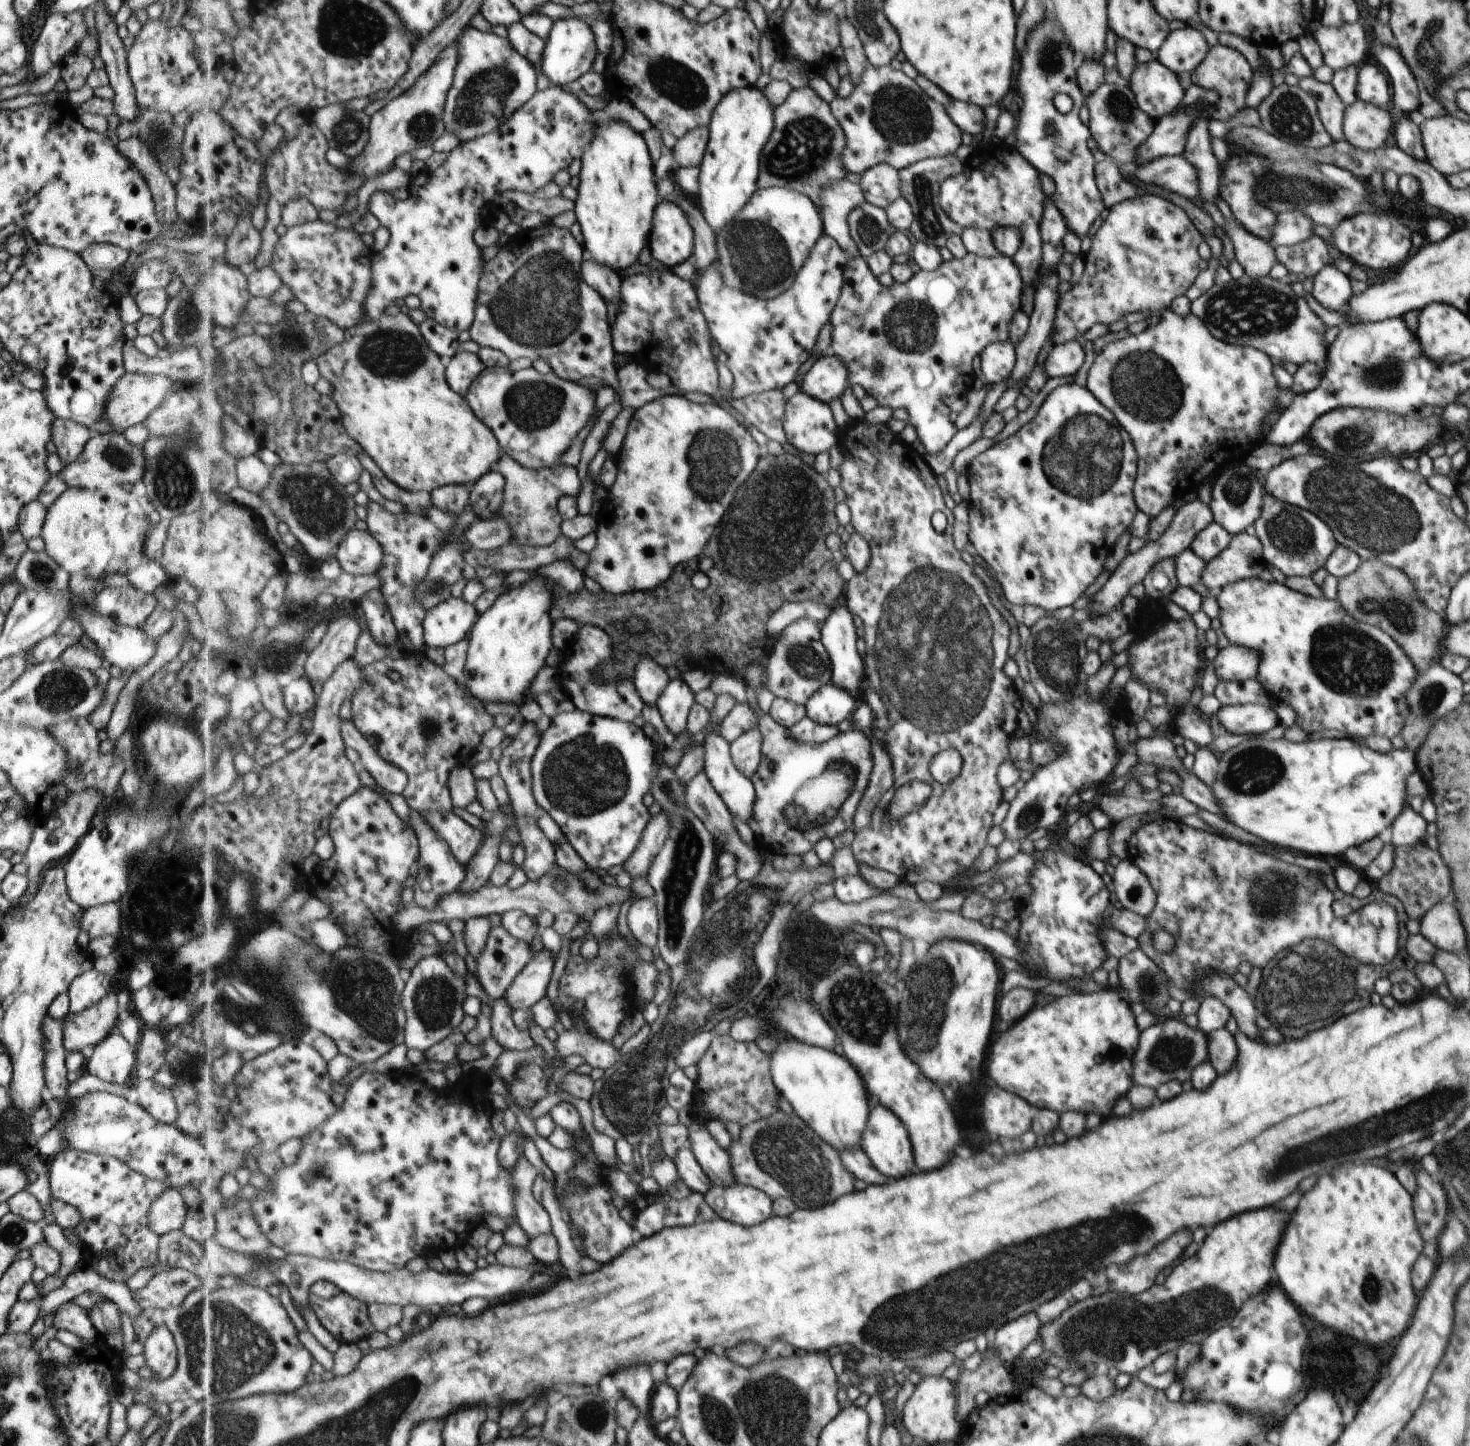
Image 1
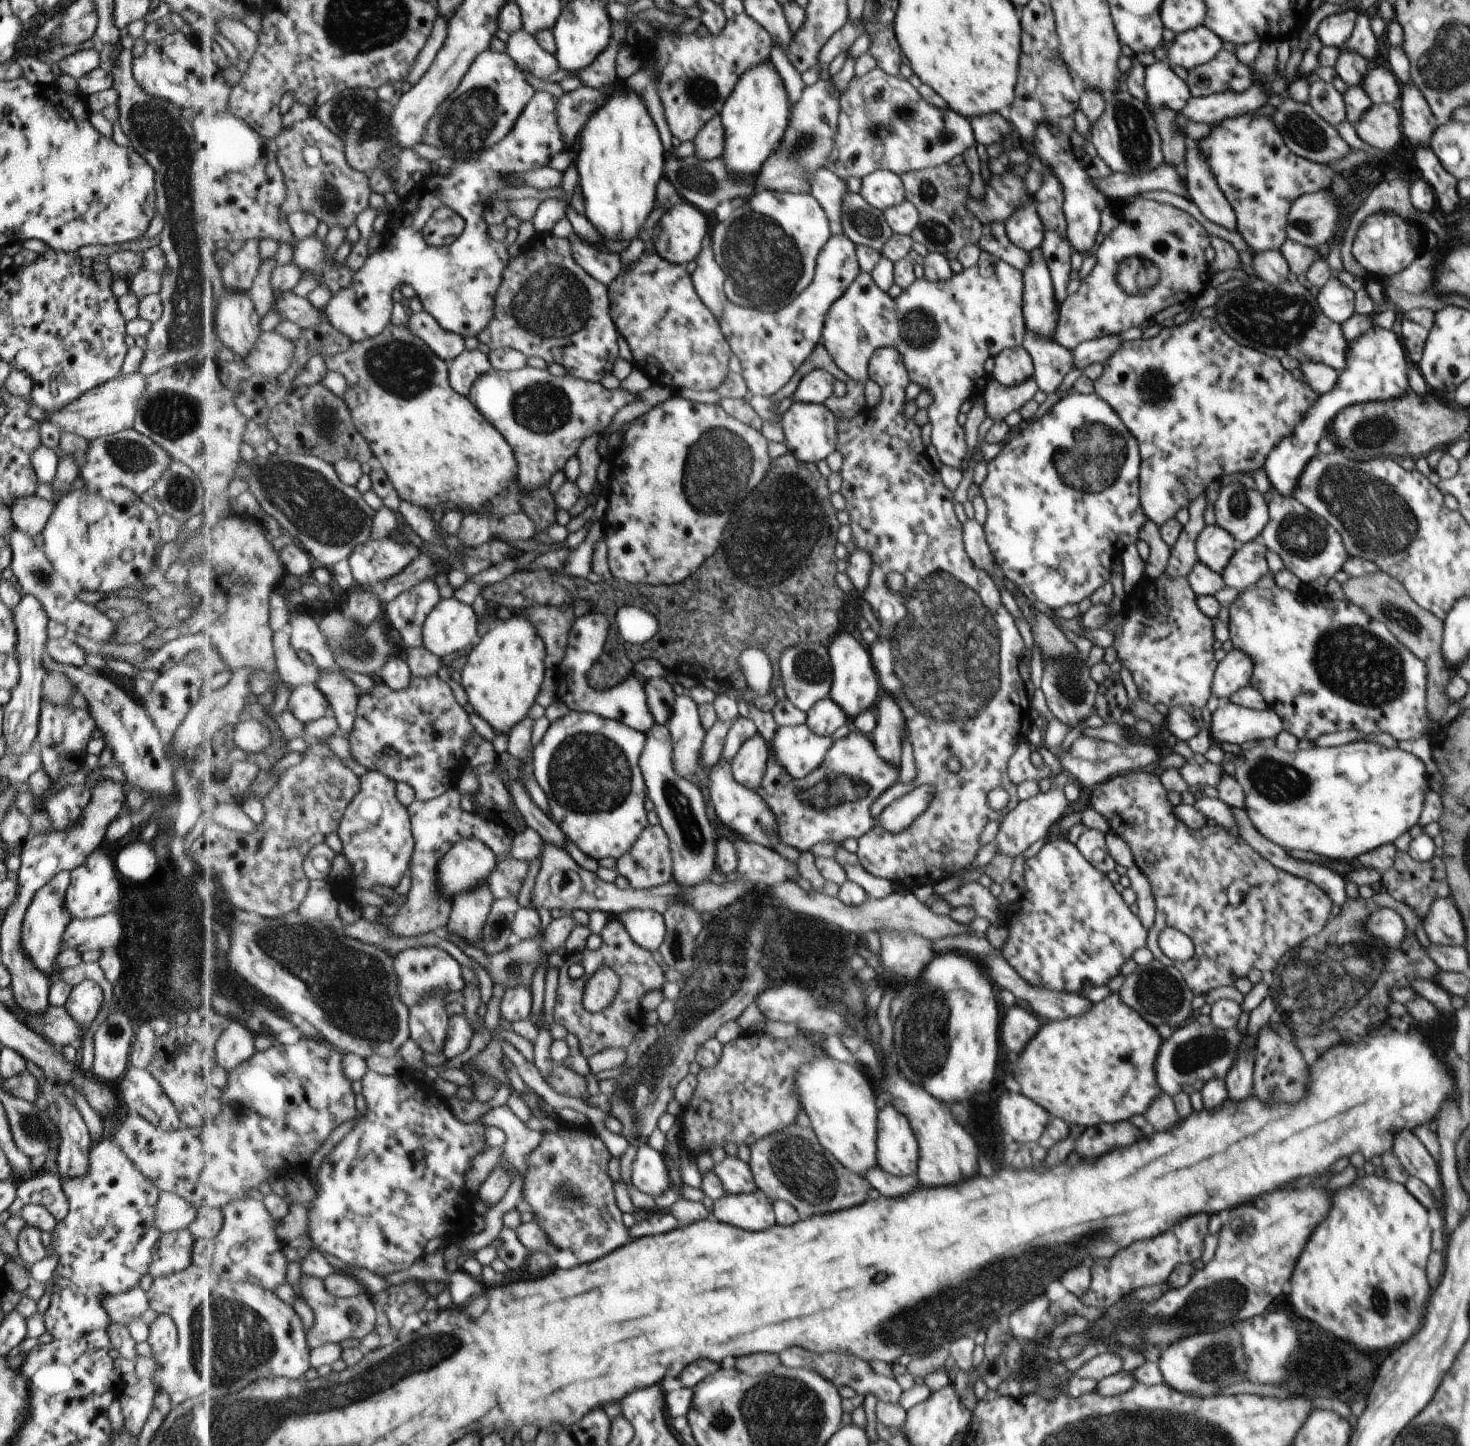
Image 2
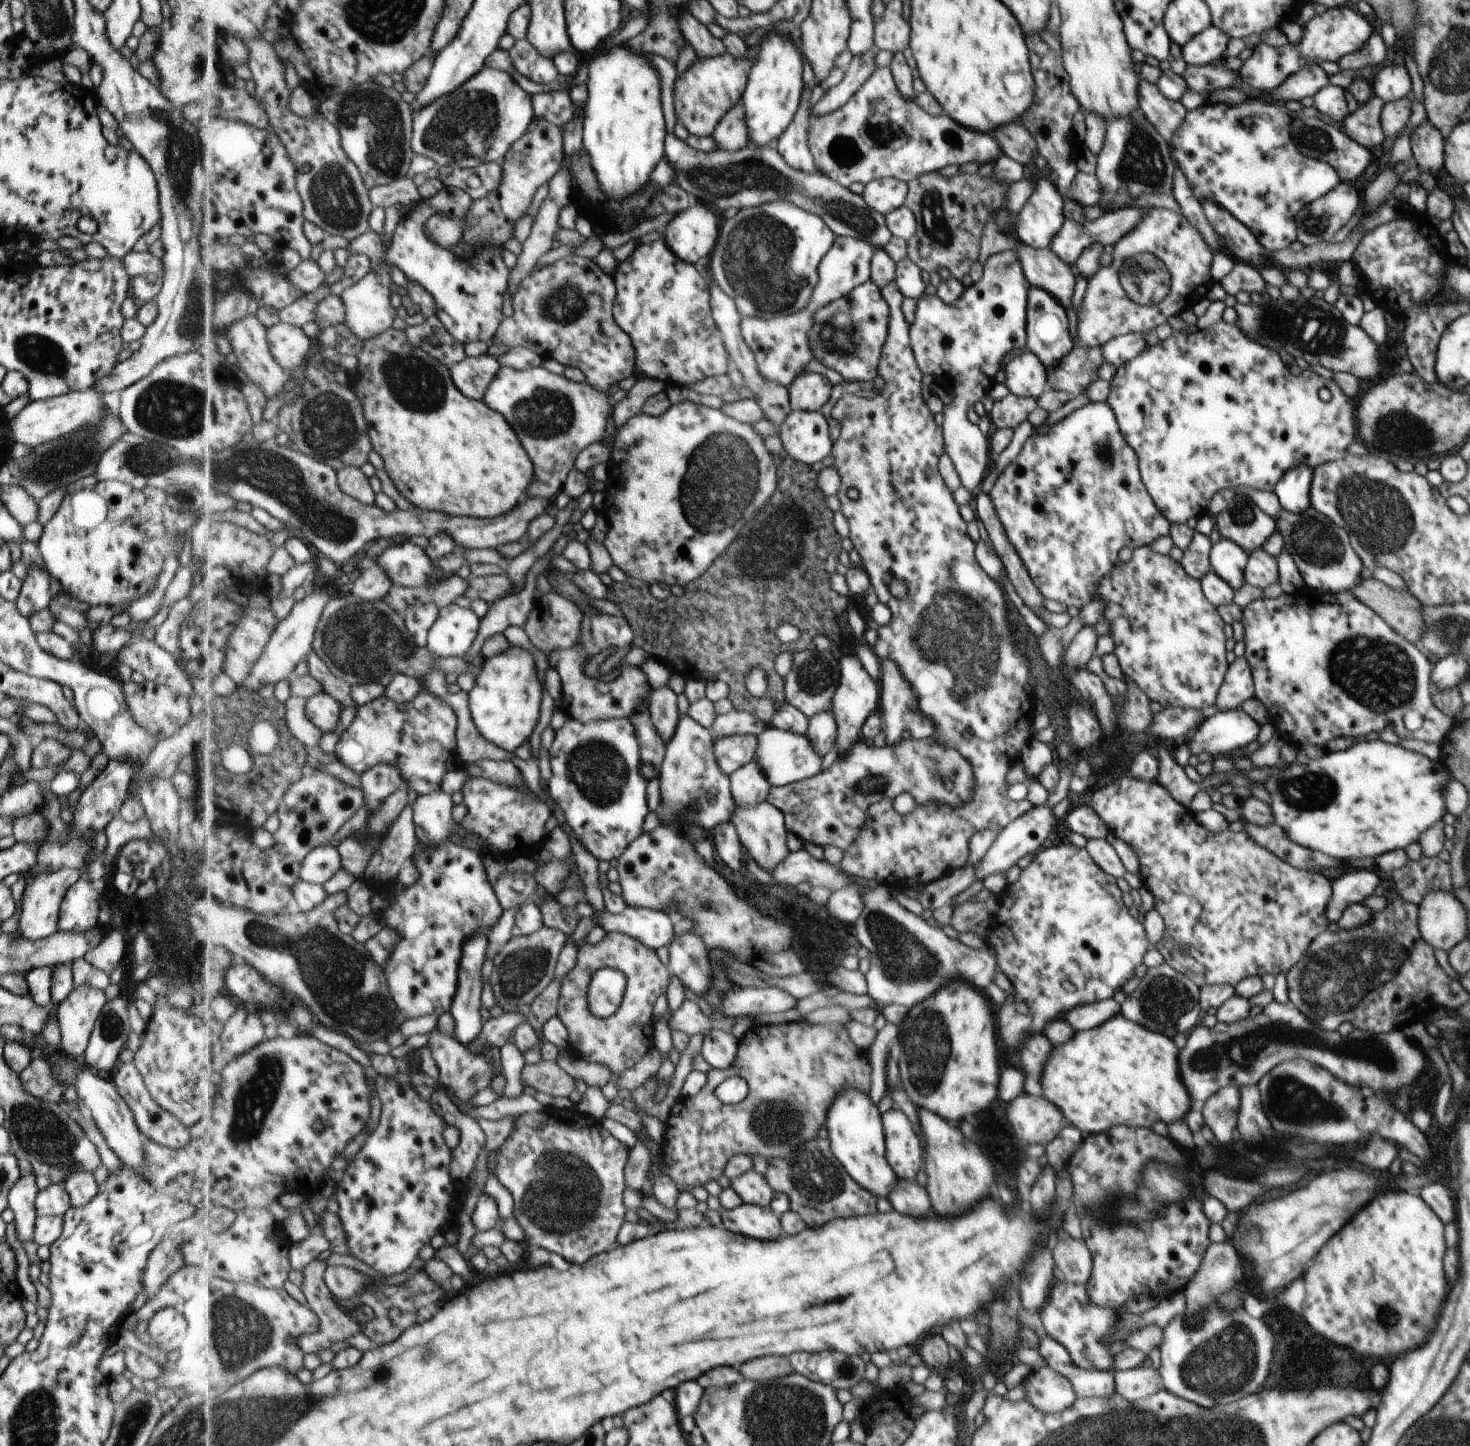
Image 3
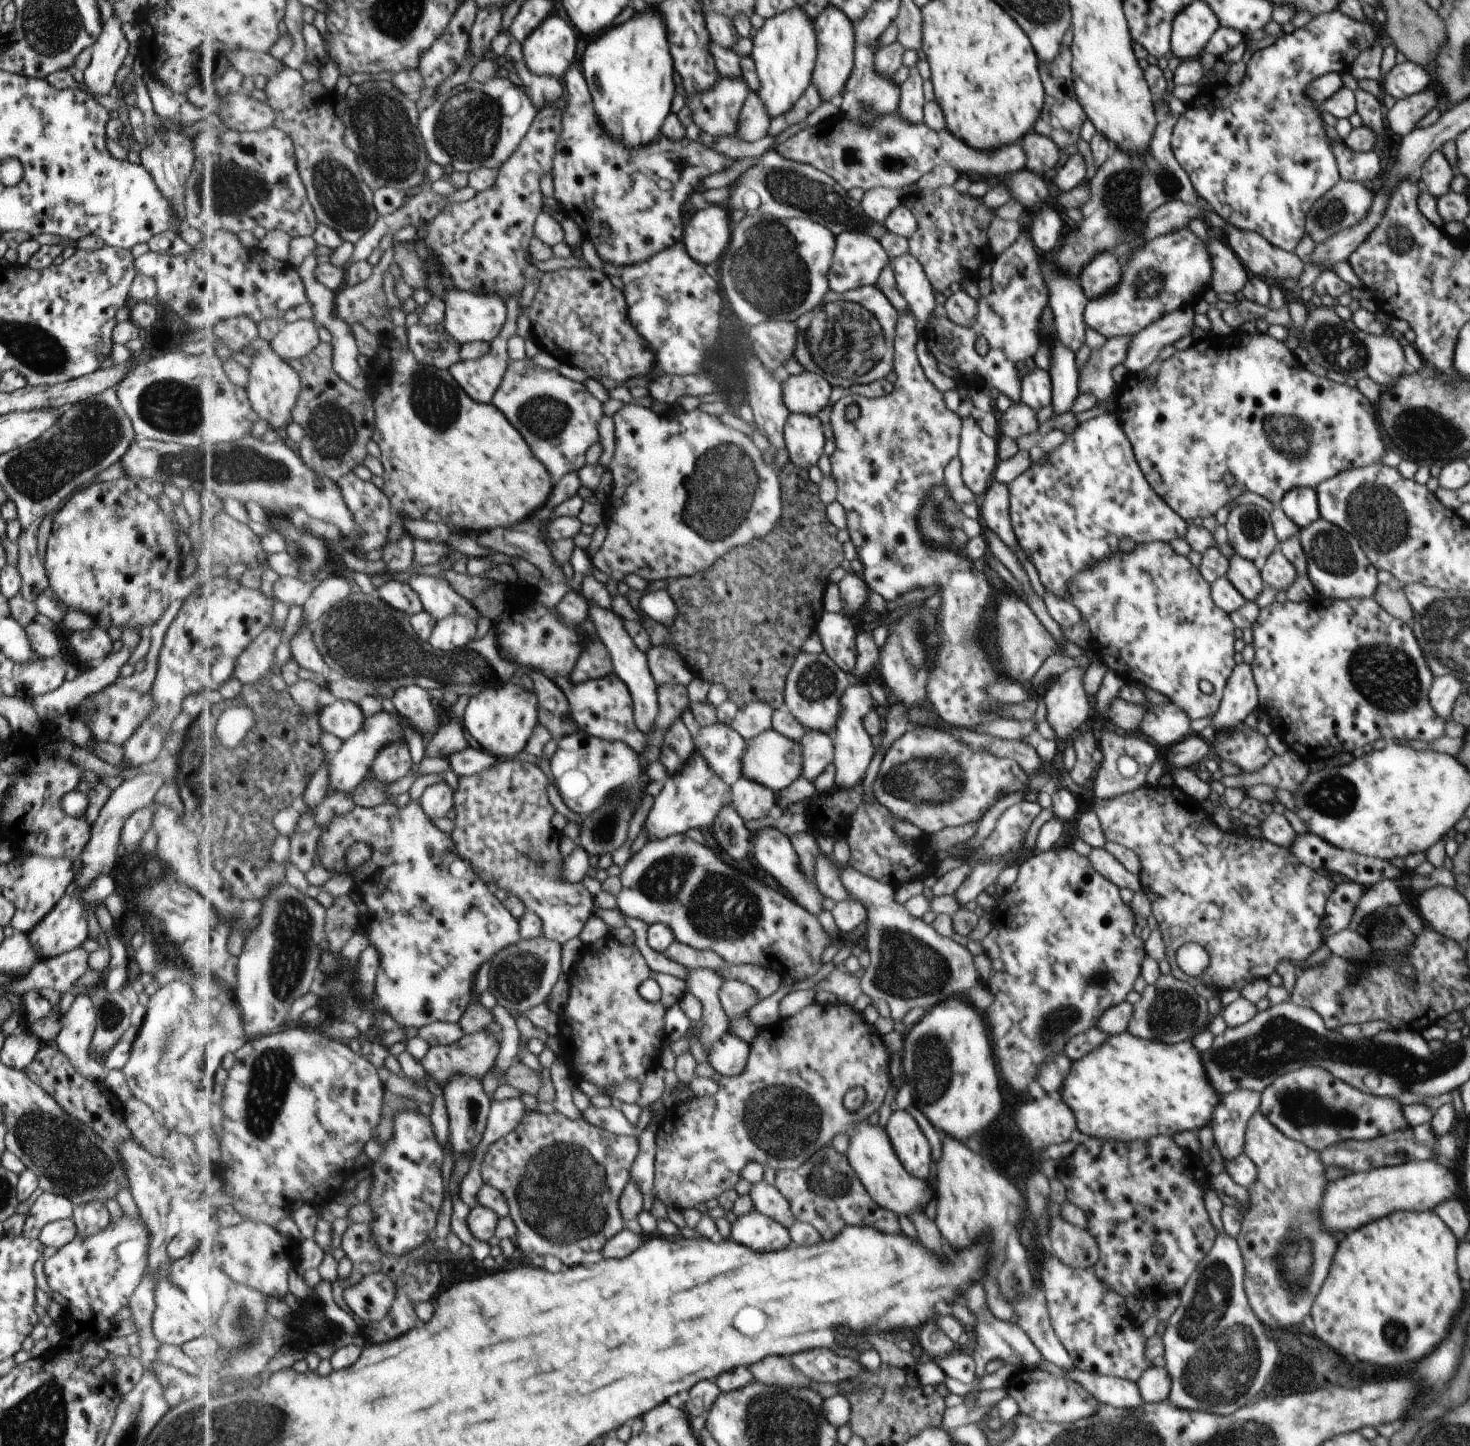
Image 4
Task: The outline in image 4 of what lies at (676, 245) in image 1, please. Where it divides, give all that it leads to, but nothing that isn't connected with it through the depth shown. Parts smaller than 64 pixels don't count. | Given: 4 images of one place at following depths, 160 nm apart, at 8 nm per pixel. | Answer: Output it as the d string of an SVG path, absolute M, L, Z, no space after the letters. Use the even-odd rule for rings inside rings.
M712 204L689 216L684 233L689 254L699 264L719 262L732 239L732 226L729 212L720 204Z

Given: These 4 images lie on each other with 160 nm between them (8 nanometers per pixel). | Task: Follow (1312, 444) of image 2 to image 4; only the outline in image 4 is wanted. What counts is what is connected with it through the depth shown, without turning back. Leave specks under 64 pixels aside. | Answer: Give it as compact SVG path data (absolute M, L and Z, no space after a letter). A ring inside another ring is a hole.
M1303 487L1291 489L1285 497L1278 502L1285 516L1298 526L1299 529L1309 526L1318 520L1318 497L1313 488Z

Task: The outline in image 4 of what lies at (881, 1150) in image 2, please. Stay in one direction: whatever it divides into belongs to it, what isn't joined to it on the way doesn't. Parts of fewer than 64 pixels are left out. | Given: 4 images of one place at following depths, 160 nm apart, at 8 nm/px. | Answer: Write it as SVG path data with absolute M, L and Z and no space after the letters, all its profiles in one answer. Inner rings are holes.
M891 1111L885 1131L894 1153L906 1171L915 1175L915 1178L927 1179L931 1164L929 1144L909 1112Z

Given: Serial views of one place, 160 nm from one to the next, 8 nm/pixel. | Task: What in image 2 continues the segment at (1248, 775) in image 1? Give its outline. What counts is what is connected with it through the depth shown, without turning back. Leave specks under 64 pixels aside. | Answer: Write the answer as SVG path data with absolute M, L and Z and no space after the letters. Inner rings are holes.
M1358 741L1347 743L1336 747L1313 747L1306 750L1297 750L1293 752L1284 751L1277 745L1263 746L1258 742L1257 746L1250 750L1241 750L1241 754L1235 756L1232 762L1235 770L1234 779L1238 782L1241 790L1244 792L1244 808L1248 814L1249 820L1252 822L1253 828L1264 836L1267 840L1271 840L1273 844L1285 848L1285 850L1309 850L1316 855L1325 856L1325 858L1349 860L1350 858L1358 858L1360 854L1375 850L1380 846L1391 844L1394 840L1401 836L1404 832L1417 824L1417 818L1421 814L1421 806L1423 806L1423 796L1427 792L1427 774L1425 767L1414 754L1395 748L1387 748L1373 741Z

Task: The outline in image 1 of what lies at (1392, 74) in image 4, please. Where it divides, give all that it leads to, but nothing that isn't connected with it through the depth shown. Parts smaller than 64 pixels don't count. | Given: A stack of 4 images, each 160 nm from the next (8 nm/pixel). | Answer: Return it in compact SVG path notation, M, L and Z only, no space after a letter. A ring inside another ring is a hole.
M1361 64L1356 77L1357 99L1375 106L1384 106L1389 102L1389 88L1385 76L1375 68Z

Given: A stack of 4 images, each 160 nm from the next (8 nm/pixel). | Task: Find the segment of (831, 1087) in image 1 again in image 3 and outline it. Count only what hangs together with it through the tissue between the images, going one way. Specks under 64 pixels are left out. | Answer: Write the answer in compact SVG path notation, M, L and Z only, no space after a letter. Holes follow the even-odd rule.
M851 1086L839 1092L839 1097L835 1098L833 1106L827 1112L826 1129L831 1150L849 1172L849 1176L863 1188L867 1188L871 1194L887 1199L899 1179L886 1162L885 1132L881 1130L881 1122L879 1112L868 1093Z

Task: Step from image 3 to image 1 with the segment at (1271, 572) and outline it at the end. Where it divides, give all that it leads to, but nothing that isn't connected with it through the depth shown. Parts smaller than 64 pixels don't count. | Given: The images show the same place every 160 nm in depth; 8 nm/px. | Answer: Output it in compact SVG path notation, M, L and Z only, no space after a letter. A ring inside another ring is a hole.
M1243 531L1230 535L1227 548L1205 563L1201 582L1215 598L1225 585L1259 576L1265 570L1266 564L1262 555L1262 544L1257 537Z

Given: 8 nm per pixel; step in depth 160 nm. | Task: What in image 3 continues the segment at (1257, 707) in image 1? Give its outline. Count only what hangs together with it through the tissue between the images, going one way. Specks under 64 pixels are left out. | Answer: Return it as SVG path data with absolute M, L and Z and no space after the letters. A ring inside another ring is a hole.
M1236 709L1215 712L1213 716L1204 718L1202 724L1196 729L1193 738L1188 742L1189 752L1191 752L1191 755L1205 752L1212 758L1217 754L1229 756L1234 751L1237 751L1237 748L1247 746L1253 740L1256 740L1260 726L1257 725L1257 722L1251 720L1245 712Z

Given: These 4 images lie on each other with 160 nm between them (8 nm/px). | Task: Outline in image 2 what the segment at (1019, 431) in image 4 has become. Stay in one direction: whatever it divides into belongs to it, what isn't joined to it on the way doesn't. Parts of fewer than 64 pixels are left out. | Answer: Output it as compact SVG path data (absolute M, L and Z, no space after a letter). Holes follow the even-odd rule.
M1032 378L1009 387L990 381L982 395L985 414L993 421L1003 421L1009 412L1018 411L1033 399L1037 391L1037 383Z

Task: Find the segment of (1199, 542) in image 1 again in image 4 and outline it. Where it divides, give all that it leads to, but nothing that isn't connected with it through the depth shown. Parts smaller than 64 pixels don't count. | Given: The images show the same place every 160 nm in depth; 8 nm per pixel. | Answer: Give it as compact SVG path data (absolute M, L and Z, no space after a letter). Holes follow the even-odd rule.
M1234 554L1227 558L1228 569L1225 578L1235 587L1235 590L1246 600L1255 600L1255 596L1265 586L1259 574L1259 567L1256 567L1250 560L1241 558Z

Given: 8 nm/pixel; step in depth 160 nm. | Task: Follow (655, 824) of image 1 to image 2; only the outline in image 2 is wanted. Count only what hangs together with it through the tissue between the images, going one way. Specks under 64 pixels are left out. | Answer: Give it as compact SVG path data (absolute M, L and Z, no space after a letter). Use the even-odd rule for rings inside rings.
M649 825L626 856L616 861L617 874L626 878L634 889L654 889L675 879L674 858L667 831L659 825Z

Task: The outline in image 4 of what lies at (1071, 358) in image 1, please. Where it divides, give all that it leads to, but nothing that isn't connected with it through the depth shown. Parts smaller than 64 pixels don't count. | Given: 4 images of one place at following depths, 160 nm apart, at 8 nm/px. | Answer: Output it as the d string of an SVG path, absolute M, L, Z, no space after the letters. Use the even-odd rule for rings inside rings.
M1193 309L1174 310L1157 321L1150 322L1145 329L1131 336L1126 359L1122 365L1131 372L1145 370L1155 359L1159 350L1175 340L1189 336L1195 326Z

